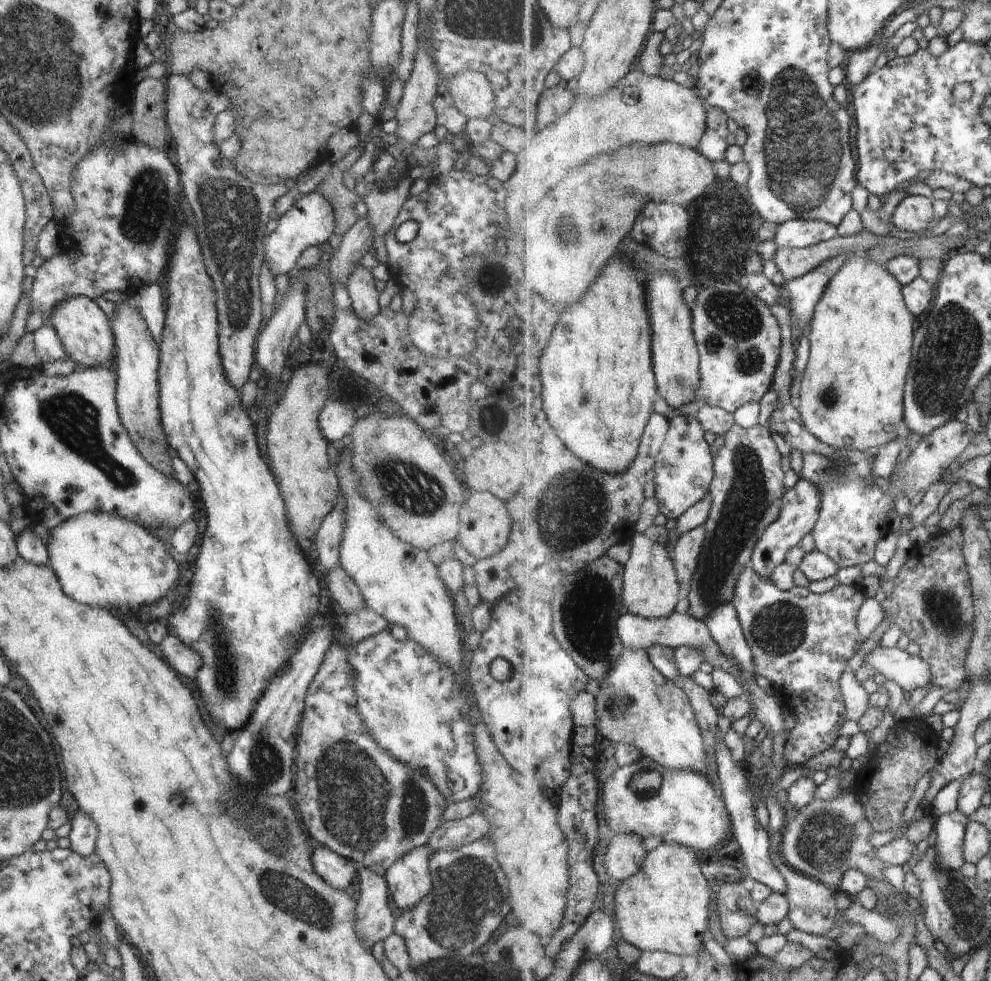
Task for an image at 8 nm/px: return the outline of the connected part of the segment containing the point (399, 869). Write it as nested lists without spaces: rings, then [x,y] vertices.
[[[428,844],[417,847],[398,859],[385,874],[387,887],[400,910],[408,911],[415,907],[434,886],[429,871],[429,858],[432,850]]]

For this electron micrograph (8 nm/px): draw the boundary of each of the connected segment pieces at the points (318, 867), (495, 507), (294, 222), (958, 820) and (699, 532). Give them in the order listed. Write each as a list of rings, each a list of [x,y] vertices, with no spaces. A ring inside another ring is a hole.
[[[313,844],[311,863],[316,874],[319,874],[324,882],[344,892],[357,877],[359,867],[353,860],[345,859],[327,846],[320,844]]]
[[[472,491],[472,496],[462,505],[459,517],[457,539],[462,543],[462,548],[477,560],[498,554],[508,544],[511,535],[511,516],[505,503],[491,492]]]
[[[312,191],[297,198],[290,210],[278,218],[275,231],[268,233],[265,242],[265,262],[268,263],[274,277],[277,274],[290,275],[295,270],[296,260],[310,246],[327,245],[334,234],[335,210],[321,193]]]
[[[960,809],[949,815],[938,818],[936,833],[938,834],[937,849],[939,862],[946,869],[960,871],[966,864],[965,840],[971,817]]]
[[[702,525],[694,531],[685,532],[674,546],[672,555],[682,584],[682,598],[688,598],[691,593],[693,578],[699,565],[706,537],[707,525]]]

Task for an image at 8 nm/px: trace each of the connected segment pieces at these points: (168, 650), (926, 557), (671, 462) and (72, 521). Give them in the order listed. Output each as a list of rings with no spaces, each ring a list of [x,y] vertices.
[[[166,634],[160,644],[162,660],[179,676],[195,679],[195,674],[201,665],[201,658],[185,644],[180,642],[176,635]]]
[[[962,526],[952,532],[939,533],[902,567],[895,579],[894,592],[888,600],[882,602],[889,616],[889,622],[897,623],[910,640],[920,643],[921,655],[929,660],[934,673],[934,682],[938,687],[956,690],[968,681],[967,658],[971,652],[975,637],[974,583],[971,581],[971,570],[965,554],[965,532]]]
[[[682,414],[672,417],[671,430],[660,453],[656,473],[656,497],[661,504],[661,512],[668,519],[679,521],[683,514],[709,494],[715,477],[715,458],[706,440],[706,430],[696,416]]]
[[[105,512],[80,513],[49,530],[47,551],[50,567],[57,576],[62,590],[83,605],[111,609],[112,606],[136,608],[148,606],[167,597],[167,592],[178,587],[180,582],[179,563],[165,544],[144,526],[112,516]]]

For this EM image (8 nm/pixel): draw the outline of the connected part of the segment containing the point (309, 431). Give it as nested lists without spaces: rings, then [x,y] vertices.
[[[308,364],[296,370],[284,390],[284,395],[279,398],[276,408],[266,424],[266,448],[268,458],[272,464],[275,479],[280,482],[279,491],[284,499],[287,511],[286,518],[294,536],[314,540],[323,518],[333,509],[337,494],[339,493],[339,478],[335,473],[334,463],[328,456],[327,438],[323,436],[319,427],[319,414],[328,399],[328,370],[322,364]]]

